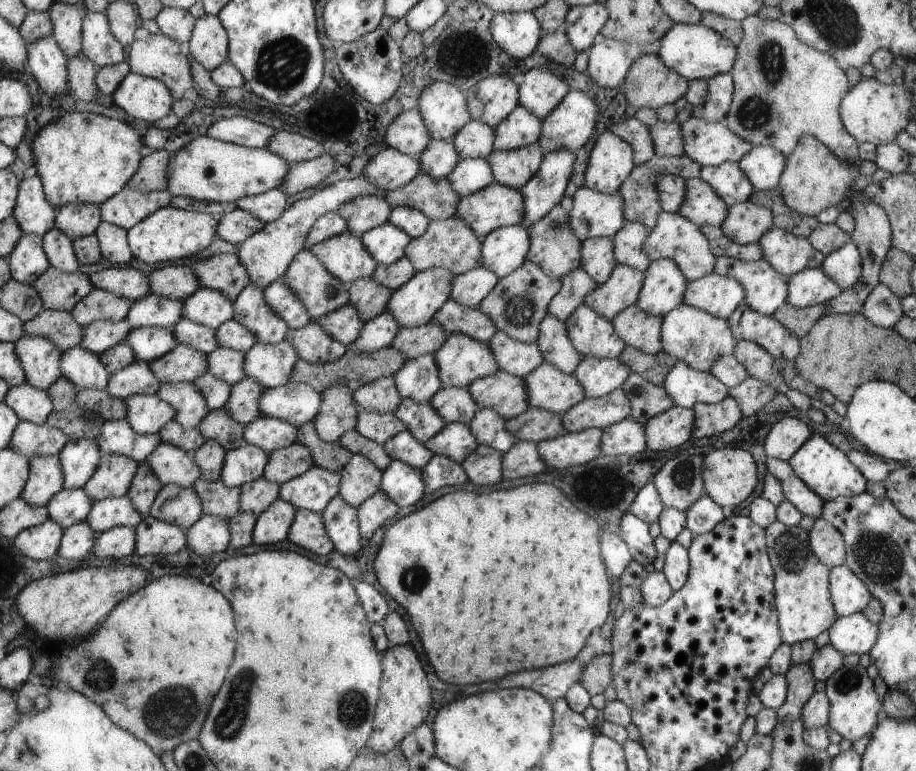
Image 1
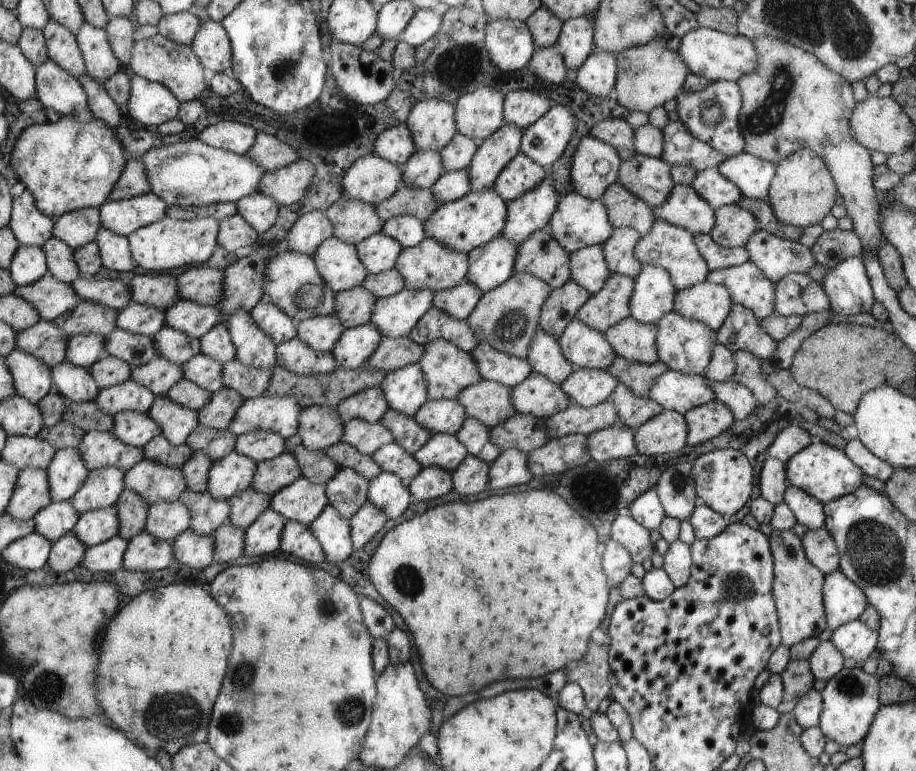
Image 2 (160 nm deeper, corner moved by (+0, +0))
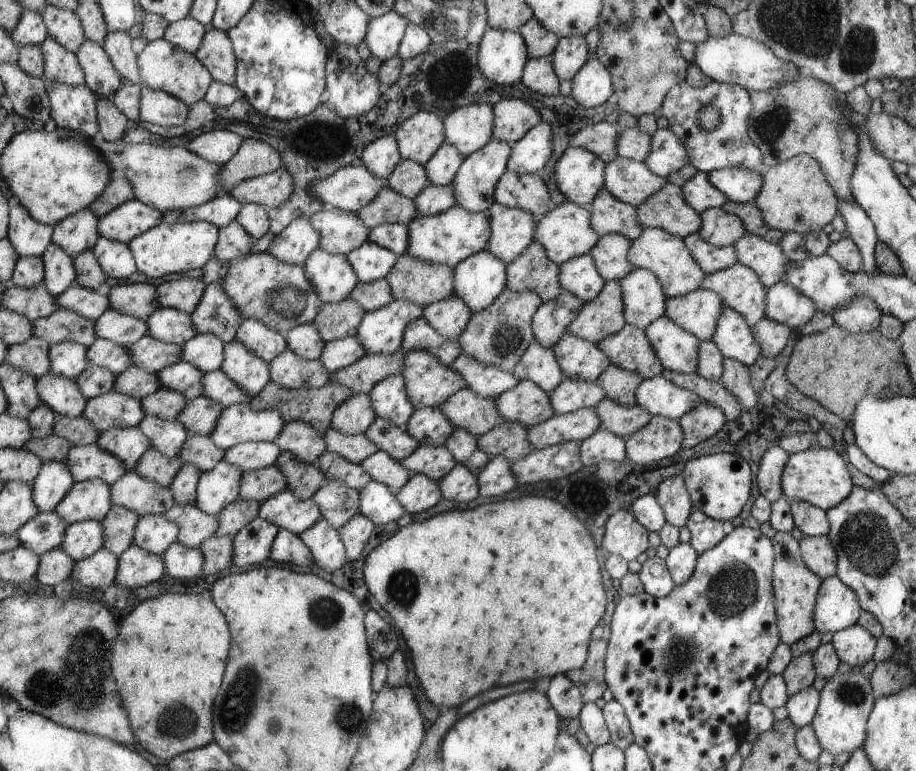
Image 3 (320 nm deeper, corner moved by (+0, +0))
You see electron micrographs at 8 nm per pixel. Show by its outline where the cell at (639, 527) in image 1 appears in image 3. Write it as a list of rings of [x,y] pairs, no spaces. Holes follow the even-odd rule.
[[[617,510],[604,524],[600,545],[606,554],[618,555],[628,562],[636,561],[648,550],[648,532],[631,512]]]

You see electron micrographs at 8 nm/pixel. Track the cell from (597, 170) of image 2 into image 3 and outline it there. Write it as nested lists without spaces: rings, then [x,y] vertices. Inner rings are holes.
[[[568,147],[556,161],[554,180],[566,200],[588,207],[604,189],[607,162],[580,147]]]

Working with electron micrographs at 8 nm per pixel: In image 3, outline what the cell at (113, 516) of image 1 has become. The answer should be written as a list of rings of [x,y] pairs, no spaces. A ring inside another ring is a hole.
[[[85,520],[70,525],[64,535],[62,548],[75,562],[90,558],[103,547],[104,524]]]

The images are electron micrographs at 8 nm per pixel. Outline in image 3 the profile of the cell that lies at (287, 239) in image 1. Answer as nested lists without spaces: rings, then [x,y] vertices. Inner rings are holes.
[[[222,279],[208,284],[199,307],[192,312],[192,326],[198,334],[214,334],[225,344],[236,337],[243,317],[222,288]]]

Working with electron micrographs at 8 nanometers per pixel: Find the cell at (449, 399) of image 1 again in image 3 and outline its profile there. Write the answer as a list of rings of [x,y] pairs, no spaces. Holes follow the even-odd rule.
[[[439,407],[416,409],[405,428],[420,445],[434,448],[442,447],[456,430]]]

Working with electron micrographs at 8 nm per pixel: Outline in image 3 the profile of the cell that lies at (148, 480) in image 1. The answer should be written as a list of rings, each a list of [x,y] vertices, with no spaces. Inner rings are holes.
[[[112,505],[102,521],[105,534],[103,547],[111,550],[117,557],[122,555],[134,544],[135,528],[139,520],[140,516],[134,511]]]

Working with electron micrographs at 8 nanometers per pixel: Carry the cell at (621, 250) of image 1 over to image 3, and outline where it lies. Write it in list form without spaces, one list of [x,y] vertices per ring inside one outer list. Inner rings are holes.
[[[607,234],[589,252],[598,274],[605,281],[619,281],[634,270],[630,261],[632,241],[619,234]]]

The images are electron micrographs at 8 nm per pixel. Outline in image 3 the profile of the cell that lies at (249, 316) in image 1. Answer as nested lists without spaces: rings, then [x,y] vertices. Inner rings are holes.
[[[236,338],[225,344],[224,360],[220,369],[252,397],[270,382],[270,364],[252,354]]]

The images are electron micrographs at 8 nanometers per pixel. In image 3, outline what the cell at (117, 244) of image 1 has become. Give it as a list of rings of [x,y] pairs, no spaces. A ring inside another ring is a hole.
[[[99,236],[98,243],[91,250],[107,278],[126,280],[136,272],[134,256],[128,244]]]

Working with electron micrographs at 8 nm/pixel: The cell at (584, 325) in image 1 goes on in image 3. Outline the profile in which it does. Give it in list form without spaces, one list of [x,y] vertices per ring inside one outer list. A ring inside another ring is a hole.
[[[566,333],[552,348],[566,378],[594,382],[611,365],[599,345]]]

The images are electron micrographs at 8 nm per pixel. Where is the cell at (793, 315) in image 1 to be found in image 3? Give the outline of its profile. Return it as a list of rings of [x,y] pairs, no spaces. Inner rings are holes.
[[[763,317],[752,327],[752,332],[756,340],[760,341],[762,354],[765,359],[772,359],[778,356],[788,344],[791,333],[789,326],[775,323],[768,317]]]

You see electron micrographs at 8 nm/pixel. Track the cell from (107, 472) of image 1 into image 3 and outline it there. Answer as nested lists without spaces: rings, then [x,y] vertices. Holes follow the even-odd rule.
[[[100,478],[78,482],[53,511],[66,521],[67,528],[85,520],[102,522],[113,505],[111,488]]]

